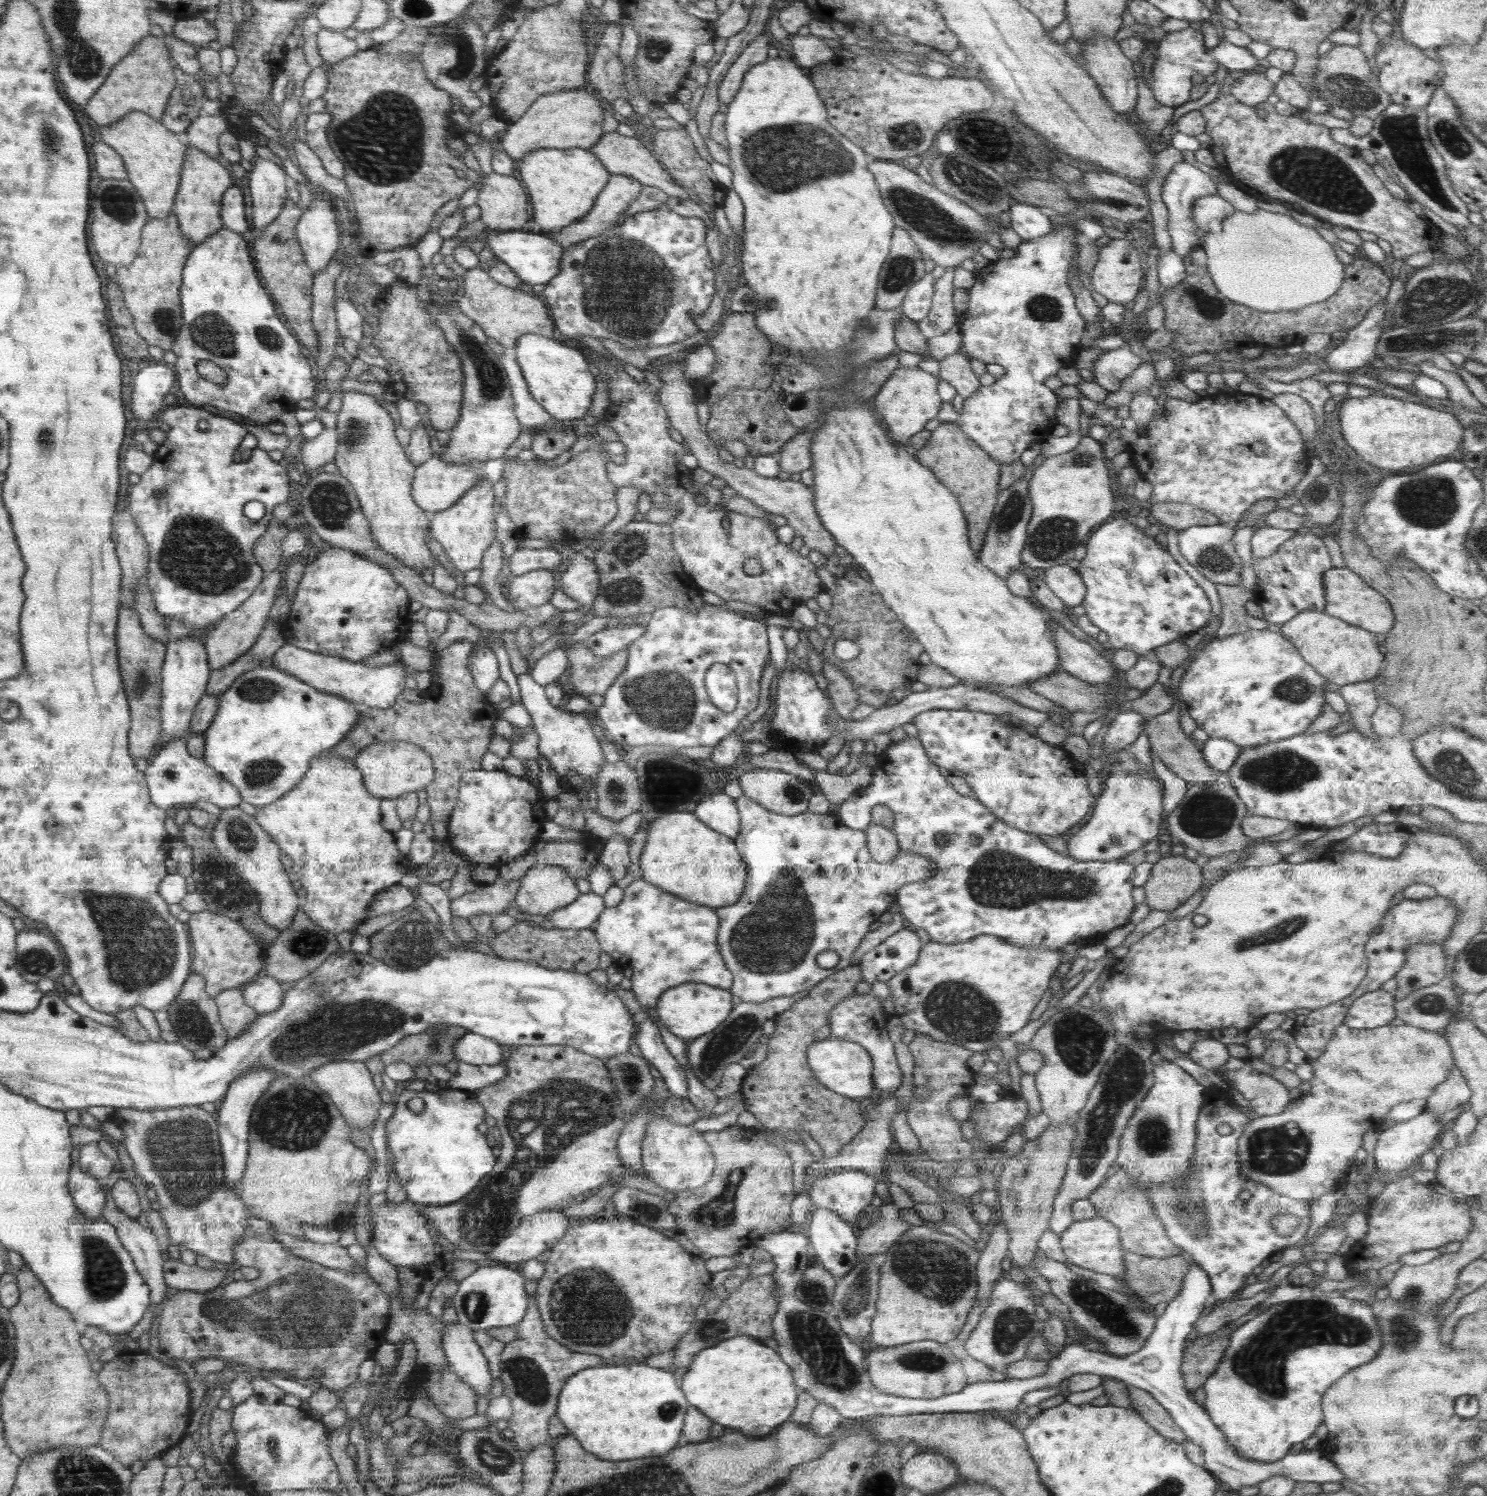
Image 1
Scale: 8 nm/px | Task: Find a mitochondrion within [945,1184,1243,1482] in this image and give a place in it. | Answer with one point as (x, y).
(1112, 1314)

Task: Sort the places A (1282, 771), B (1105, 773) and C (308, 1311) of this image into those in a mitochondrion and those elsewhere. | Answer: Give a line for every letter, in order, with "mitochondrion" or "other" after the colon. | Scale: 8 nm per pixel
A: mitochondrion
B: other
C: mitochondrion

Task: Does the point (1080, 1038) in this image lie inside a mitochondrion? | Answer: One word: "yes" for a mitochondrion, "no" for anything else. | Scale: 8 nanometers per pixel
yes

